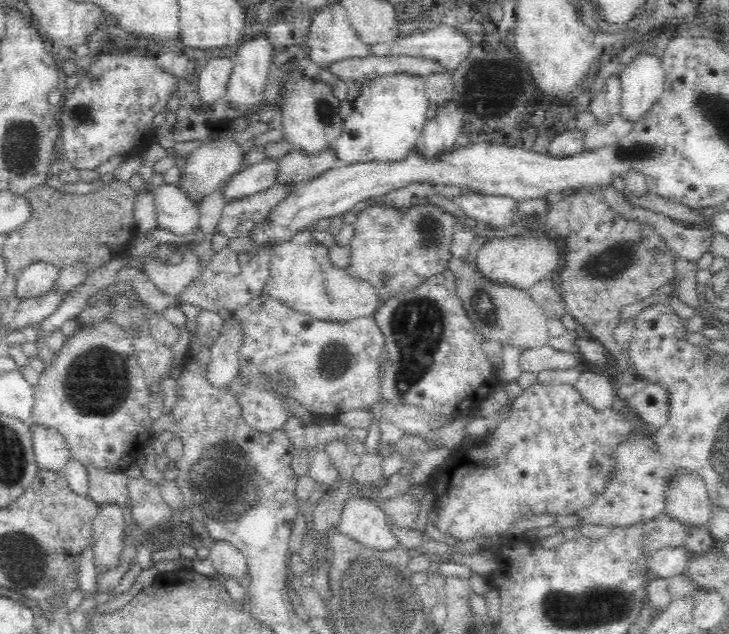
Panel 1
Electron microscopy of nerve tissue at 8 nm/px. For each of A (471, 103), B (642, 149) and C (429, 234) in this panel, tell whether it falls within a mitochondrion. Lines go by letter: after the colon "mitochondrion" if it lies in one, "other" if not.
A: other
B: mitochondrion
C: mitochondrion

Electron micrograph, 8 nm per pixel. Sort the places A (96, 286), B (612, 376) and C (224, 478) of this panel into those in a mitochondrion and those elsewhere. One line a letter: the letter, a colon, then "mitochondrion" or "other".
A: other
B: other
C: mitochondrion

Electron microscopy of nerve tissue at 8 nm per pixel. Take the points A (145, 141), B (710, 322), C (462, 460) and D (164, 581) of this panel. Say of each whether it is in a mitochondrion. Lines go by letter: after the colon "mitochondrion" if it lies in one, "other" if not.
A: other
B: other
C: other
D: other

